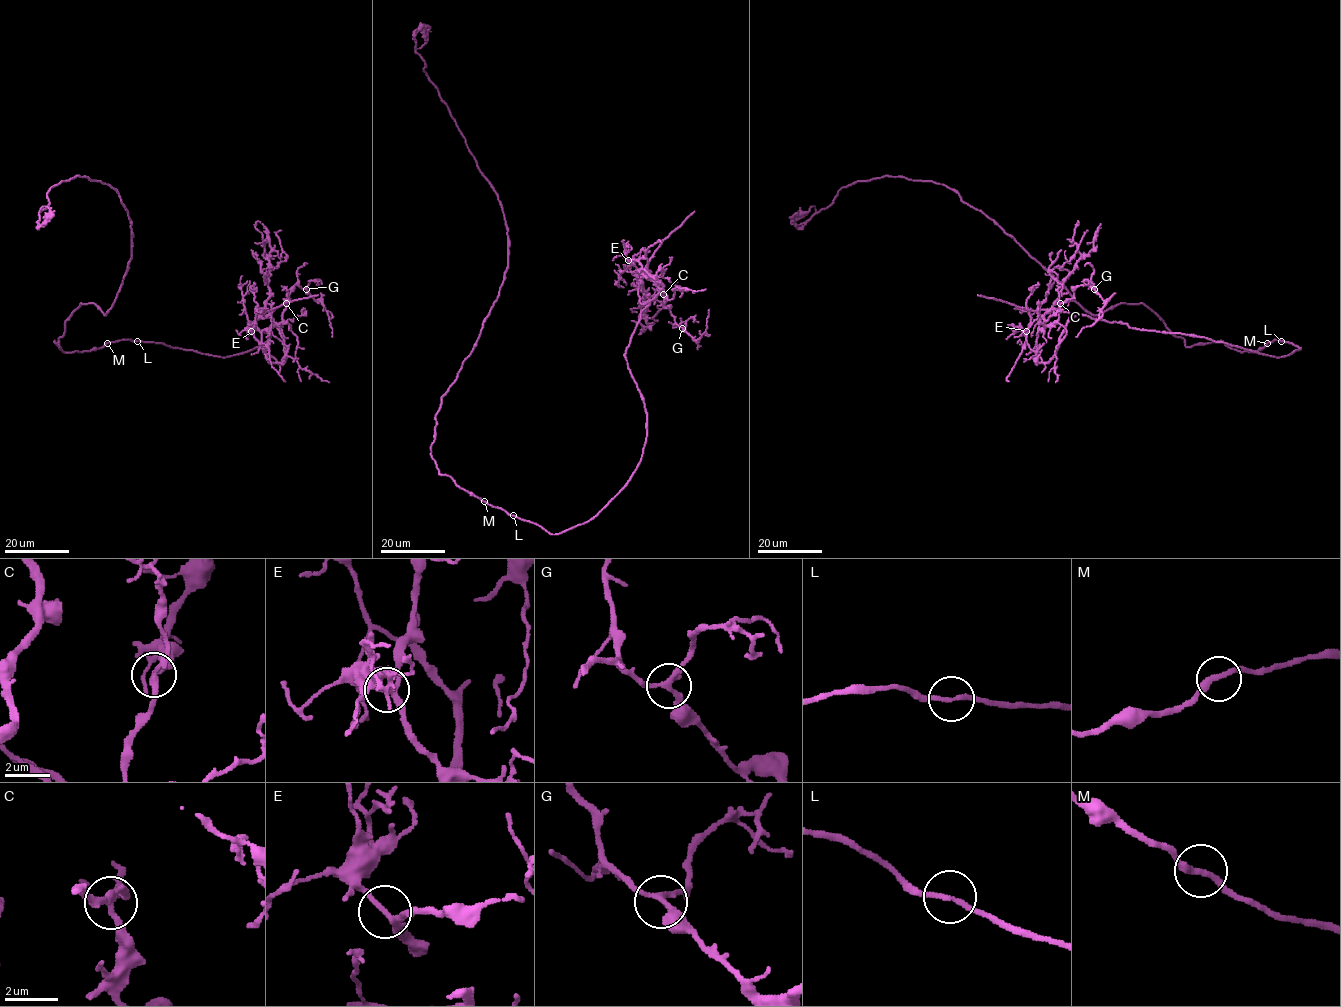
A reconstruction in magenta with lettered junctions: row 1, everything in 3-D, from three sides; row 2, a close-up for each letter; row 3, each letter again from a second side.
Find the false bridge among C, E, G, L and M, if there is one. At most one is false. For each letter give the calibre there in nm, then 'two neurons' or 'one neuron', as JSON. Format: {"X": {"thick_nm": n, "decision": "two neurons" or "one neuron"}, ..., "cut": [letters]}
{"C": {"thick_nm": 200, "decision": "one neuron"}, "E": {"thick_nm": 220, "decision": "one neuron"}, "G": {"thick_nm": 200, "decision": "one neuron"}, "L": {"thick_nm": 200, "decision": "one neuron"}, "M": {"thick_nm": 280, "decision": "one neuron"}, "cut": []}

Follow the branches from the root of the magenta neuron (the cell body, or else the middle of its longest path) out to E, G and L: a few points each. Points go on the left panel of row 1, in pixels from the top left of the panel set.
E: (107, 342), (162, 342), (228, 357), (269, 339), (249, 323), (267, 315), (286, 357), (278, 363), (251, 331)
G: (107, 342), (228, 357), (269, 339), (249, 323), (267, 315), (280, 363), (261, 333), (306, 289)
L: (107, 342), (137, 341)

